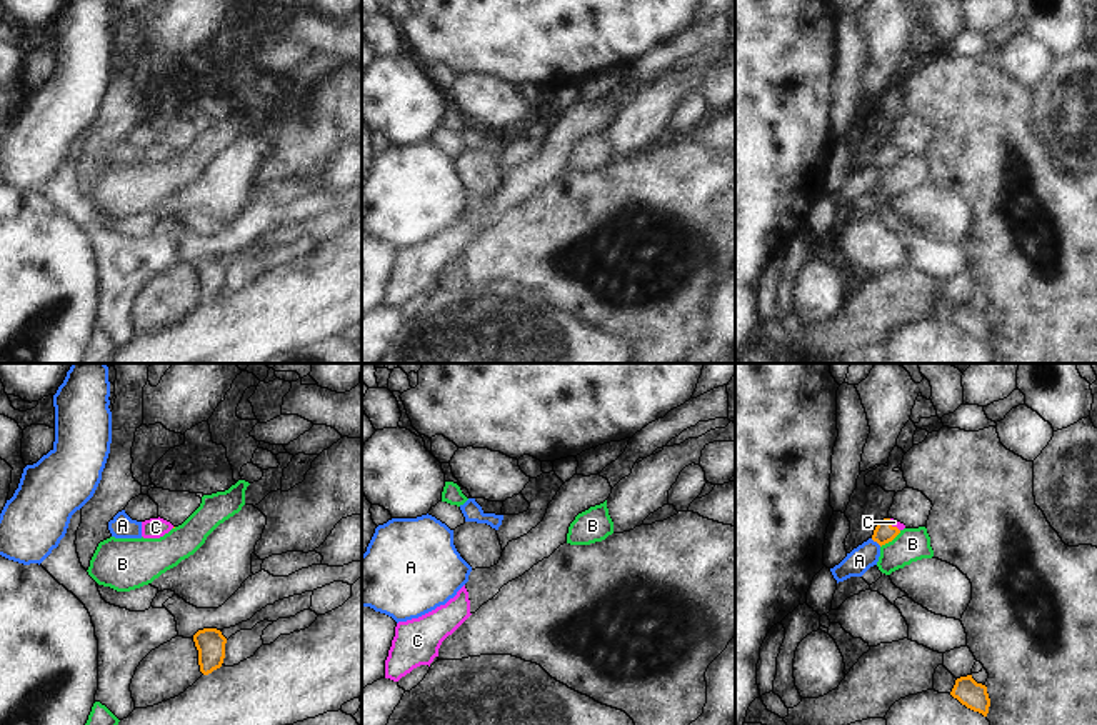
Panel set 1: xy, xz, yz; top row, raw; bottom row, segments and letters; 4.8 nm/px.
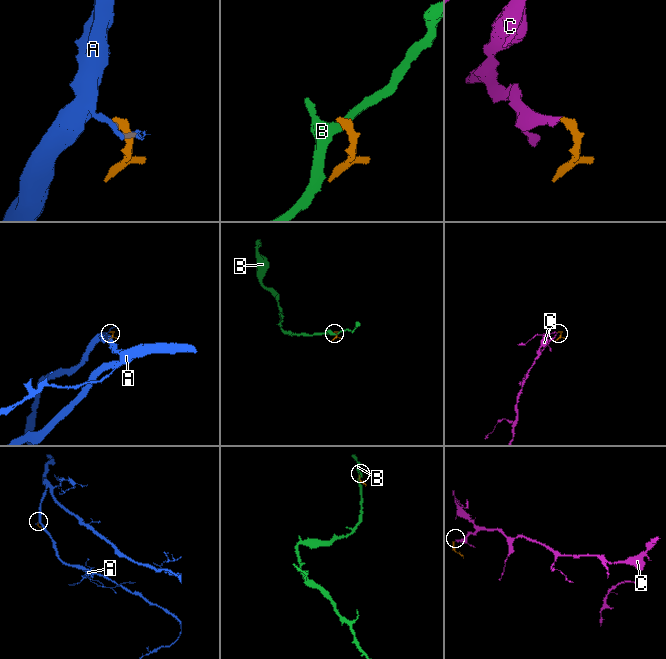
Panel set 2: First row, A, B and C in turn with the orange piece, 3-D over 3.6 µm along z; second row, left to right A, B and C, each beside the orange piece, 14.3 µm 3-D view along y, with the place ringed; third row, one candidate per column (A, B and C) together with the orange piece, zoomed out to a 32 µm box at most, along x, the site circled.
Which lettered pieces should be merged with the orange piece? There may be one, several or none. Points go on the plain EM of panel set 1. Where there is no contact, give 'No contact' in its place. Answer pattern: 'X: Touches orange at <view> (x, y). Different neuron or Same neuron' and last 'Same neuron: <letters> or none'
A: Touches orange at yz (876, 167). Different neuron
B: Touches orange at yz (891, 167). Different neuron
C: Touches orange at yz (894, 154). Same neuron
Same neuron: C.

